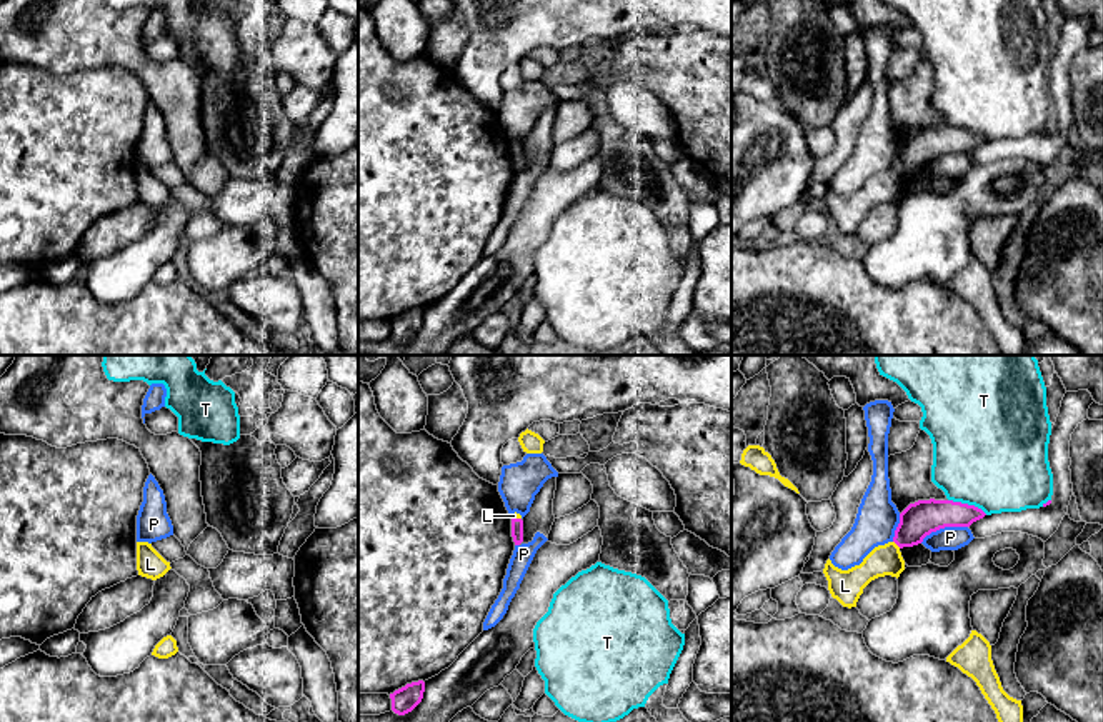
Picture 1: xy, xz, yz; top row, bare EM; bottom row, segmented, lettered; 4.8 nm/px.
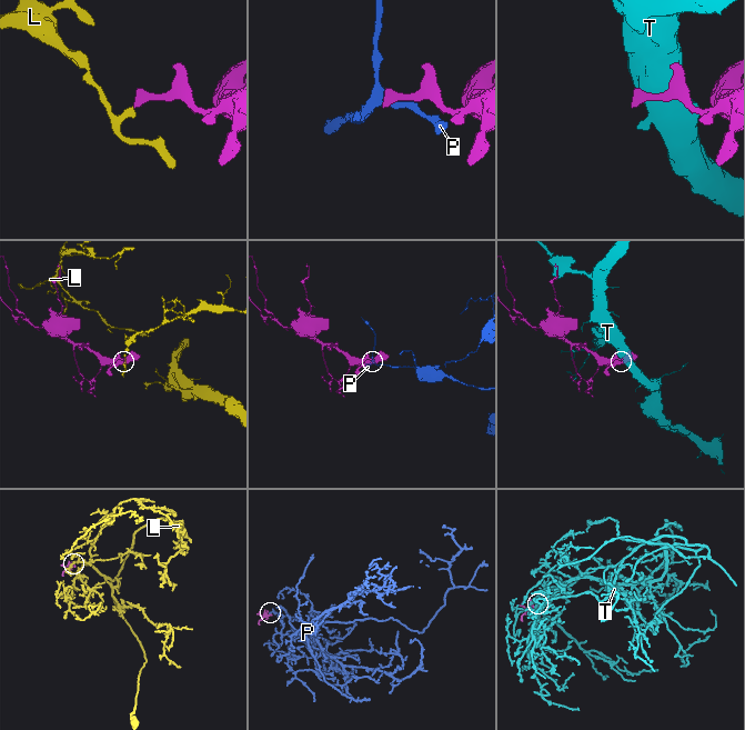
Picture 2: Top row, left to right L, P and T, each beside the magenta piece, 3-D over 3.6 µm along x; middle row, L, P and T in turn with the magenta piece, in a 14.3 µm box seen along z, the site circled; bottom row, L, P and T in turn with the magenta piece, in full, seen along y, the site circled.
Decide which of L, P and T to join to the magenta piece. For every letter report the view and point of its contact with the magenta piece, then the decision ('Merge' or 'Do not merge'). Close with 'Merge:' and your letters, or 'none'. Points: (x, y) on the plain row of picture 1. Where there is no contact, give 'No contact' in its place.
L: Touches magenta at yz (897, 170). Do not merge
P: Touches magenta at yz (943, 154). Do not merge
T: Touches magenta at yz (967, 130). Do not merge
Merge: none

